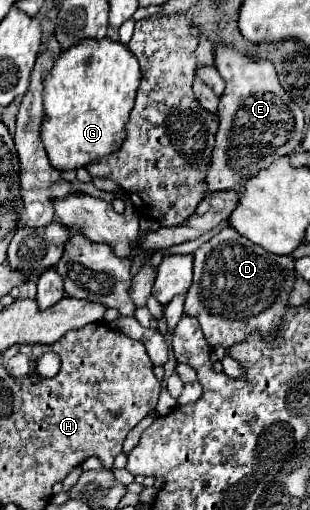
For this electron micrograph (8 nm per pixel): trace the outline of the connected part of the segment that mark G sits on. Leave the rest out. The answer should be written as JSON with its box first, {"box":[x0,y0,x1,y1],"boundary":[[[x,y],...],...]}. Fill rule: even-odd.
{"box":[41,37,141,171],"boundary":[[[103,37],[101,41],[81,41],[77,49],[59,53],[57,63],[45,75],[45,121],[41,129],[41,141],[47,149],[49,161],[59,171],[77,171],[91,161],[101,159],[119,149],[125,137],[125,123],[135,103],[135,91],[139,87],[141,73],[135,55],[119,41]]]}

